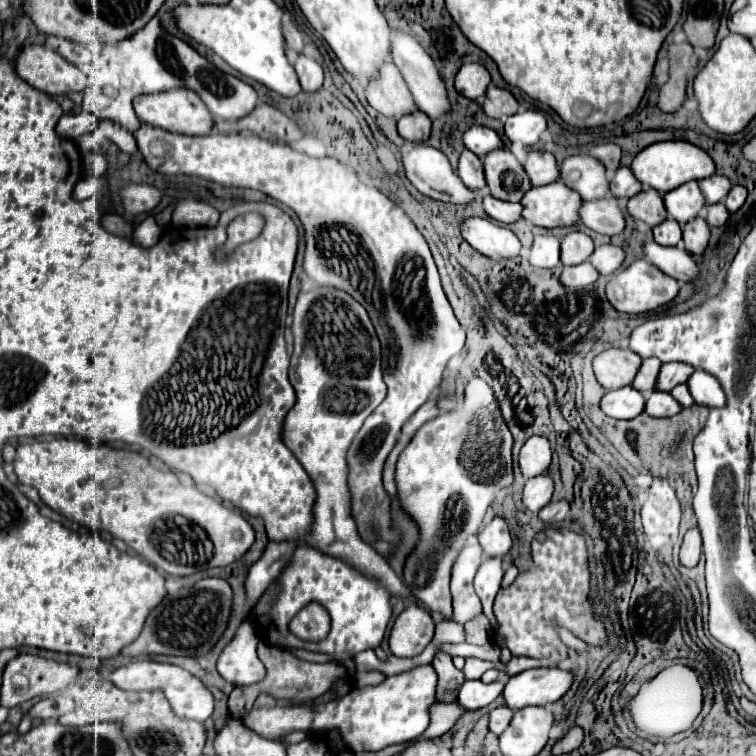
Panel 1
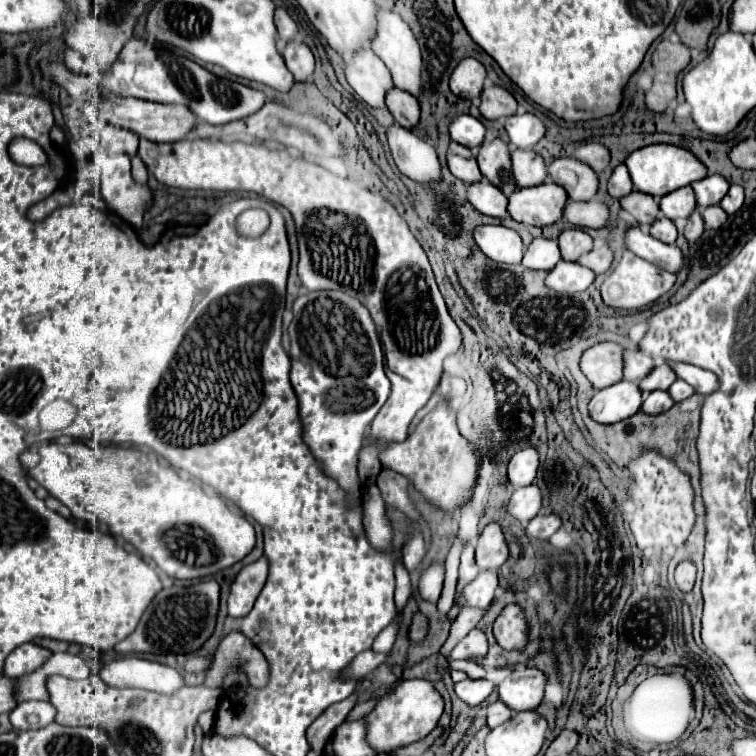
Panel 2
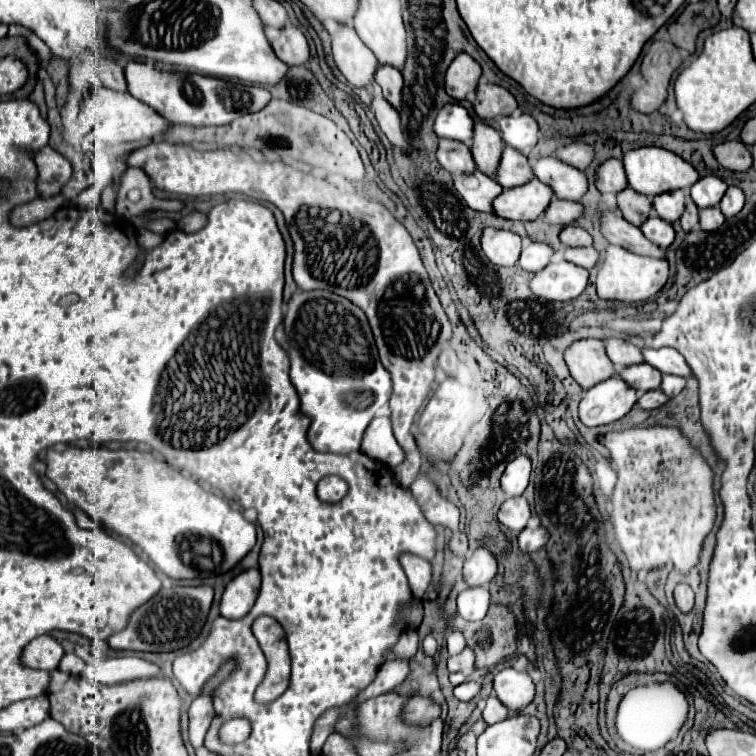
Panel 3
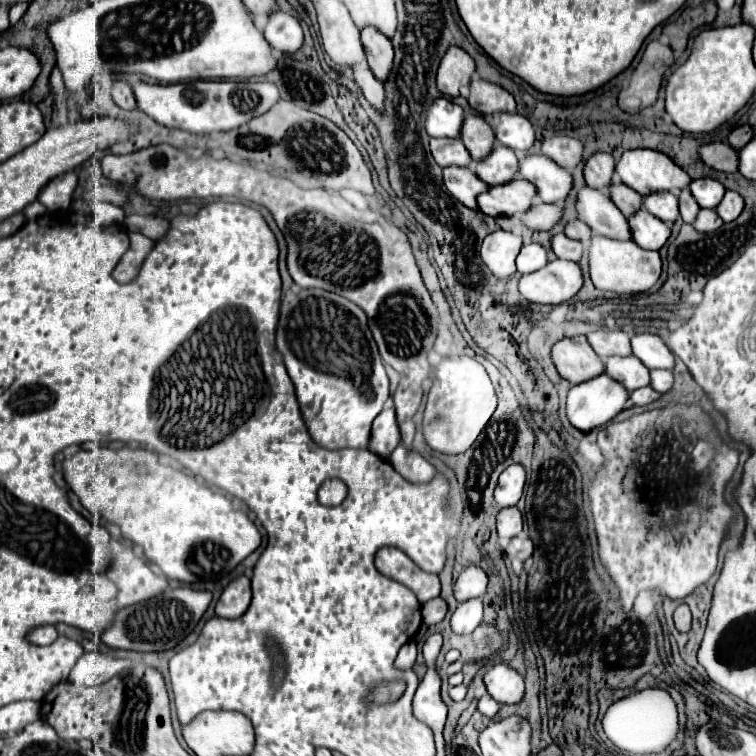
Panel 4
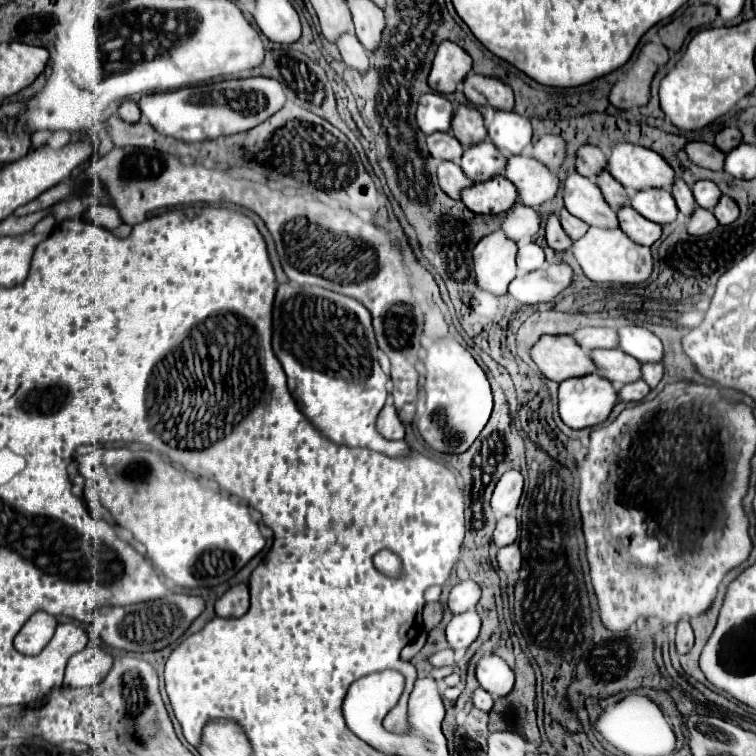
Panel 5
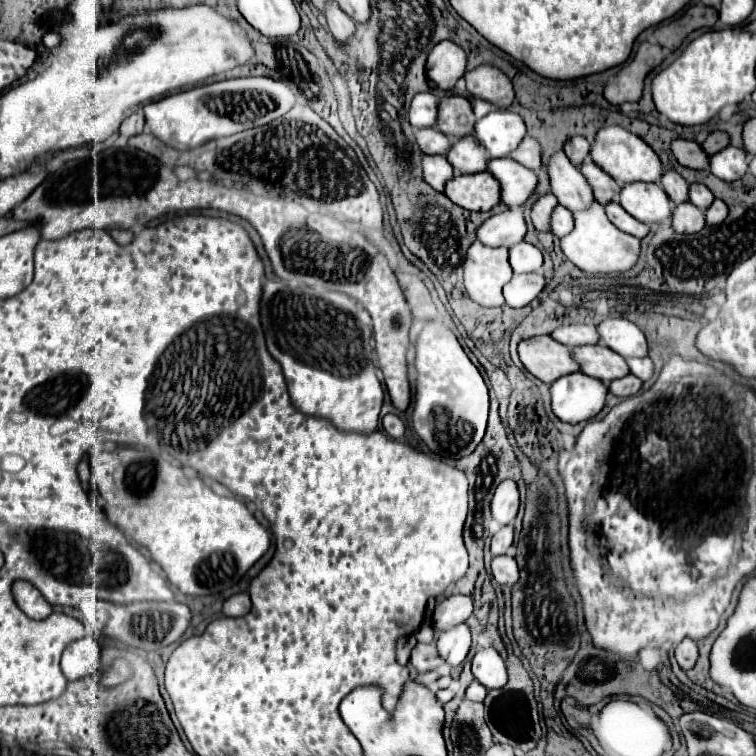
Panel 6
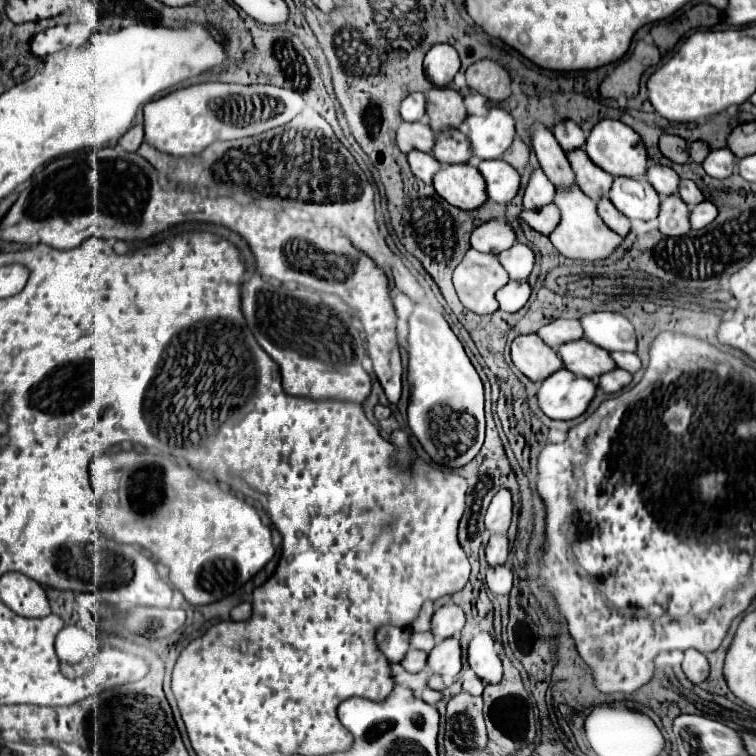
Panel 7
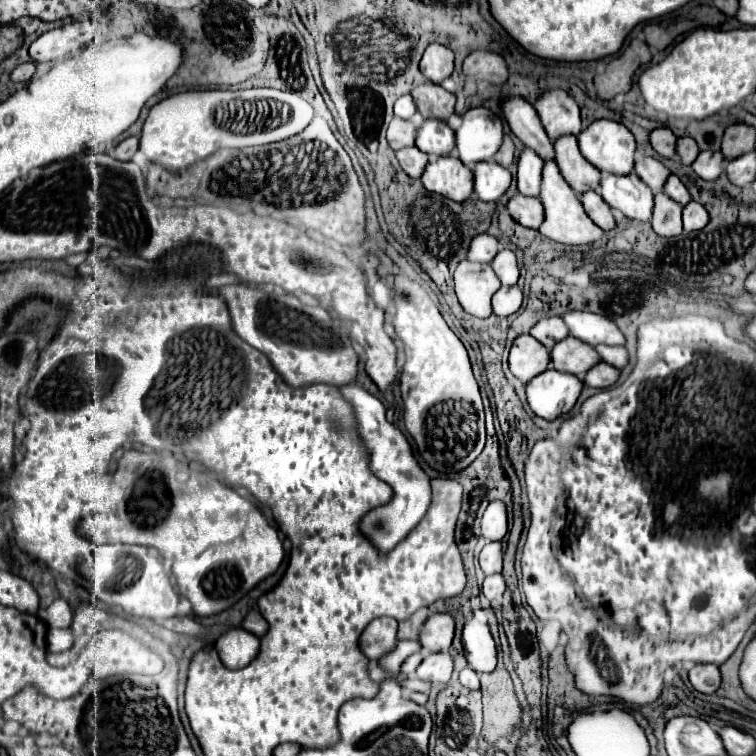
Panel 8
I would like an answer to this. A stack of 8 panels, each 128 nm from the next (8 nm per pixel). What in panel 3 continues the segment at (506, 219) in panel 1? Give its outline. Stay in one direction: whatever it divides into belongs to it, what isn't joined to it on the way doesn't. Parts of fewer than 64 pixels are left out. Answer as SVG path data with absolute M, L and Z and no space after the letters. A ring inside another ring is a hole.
M478 170L470 174L452 174L452 182L466 204L478 212L492 212L492 200L502 192L496 180Z

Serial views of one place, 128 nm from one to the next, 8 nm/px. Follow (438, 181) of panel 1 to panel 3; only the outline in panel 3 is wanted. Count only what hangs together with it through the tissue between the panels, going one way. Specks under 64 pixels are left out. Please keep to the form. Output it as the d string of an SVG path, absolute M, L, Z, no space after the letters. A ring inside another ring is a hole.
M374 92L370 110L374 112L374 116L376 116L382 132L388 136L388 140L392 144L396 144L398 148L404 148L406 152L410 152L412 148L408 146L408 142L400 130L400 116L398 116L396 108L392 108L392 104L388 104L388 100L384 100L384 96L380 92Z

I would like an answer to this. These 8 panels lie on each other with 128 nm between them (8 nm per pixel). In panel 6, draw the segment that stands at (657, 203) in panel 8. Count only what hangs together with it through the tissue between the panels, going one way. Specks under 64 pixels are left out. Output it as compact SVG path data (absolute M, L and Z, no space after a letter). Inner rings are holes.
M690 202L672 206L672 230L678 234L694 234L704 228L704 214Z

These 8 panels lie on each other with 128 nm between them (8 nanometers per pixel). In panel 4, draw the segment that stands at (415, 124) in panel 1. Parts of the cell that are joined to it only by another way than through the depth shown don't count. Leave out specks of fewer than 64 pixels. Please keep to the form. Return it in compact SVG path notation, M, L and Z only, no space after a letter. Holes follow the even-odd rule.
M376 26L360 28L360 40L366 52L370 70L376 74L378 80L384 82L392 68L392 42Z

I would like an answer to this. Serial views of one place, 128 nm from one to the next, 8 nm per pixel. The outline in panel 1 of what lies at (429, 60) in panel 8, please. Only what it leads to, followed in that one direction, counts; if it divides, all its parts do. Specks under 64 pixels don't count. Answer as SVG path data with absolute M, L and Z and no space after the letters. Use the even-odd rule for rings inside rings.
M464 64L456 74L454 86L462 96L476 100L484 96L488 82L490 82L490 74L482 64Z

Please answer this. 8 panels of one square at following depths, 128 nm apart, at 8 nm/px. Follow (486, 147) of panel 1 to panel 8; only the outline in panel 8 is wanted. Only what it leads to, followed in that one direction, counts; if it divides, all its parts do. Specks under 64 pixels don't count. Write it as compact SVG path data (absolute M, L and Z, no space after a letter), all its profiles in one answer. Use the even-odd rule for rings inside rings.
M404 94L404 96L400 96L400 98L396 100L396 104L394 104L394 114L396 114L398 118L404 118L404 120L410 120L410 118L416 114L416 104L414 104L414 100L412 100L410 94Z

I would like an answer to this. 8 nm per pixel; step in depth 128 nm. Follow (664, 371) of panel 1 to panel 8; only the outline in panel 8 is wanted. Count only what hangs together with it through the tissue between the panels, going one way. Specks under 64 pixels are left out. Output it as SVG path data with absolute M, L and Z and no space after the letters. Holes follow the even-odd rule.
M572 336L560 340L554 348L552 348L552 368L560 370L560 372L568 372L574 376L584 376L584 372L588 368L592 368L592 364L600 362L600 356L596 354L596 350L590 344L584 344Z

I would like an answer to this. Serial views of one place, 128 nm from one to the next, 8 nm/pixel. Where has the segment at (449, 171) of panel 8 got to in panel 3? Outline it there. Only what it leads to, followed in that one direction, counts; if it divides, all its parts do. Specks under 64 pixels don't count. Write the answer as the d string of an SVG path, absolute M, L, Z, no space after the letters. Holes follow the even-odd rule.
M530 180L530 182L522 184L522 186L502 190L502 194L494 198L492 208L494 208L494 214L500 216L500 218L508 218L508 220L534 220L534 218L538 218L544 212L544 208L550 202L550 198L552 198L552 190L546 184L542 184L540 180Z

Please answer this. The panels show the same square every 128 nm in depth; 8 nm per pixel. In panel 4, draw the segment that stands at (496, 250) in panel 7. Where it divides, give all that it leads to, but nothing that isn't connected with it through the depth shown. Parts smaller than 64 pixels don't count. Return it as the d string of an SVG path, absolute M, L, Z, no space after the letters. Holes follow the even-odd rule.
M536 202L528 212L522 214L520 222L532 232L538 232L538 230L550 230L560 218L562 218L562 208L558 204Z

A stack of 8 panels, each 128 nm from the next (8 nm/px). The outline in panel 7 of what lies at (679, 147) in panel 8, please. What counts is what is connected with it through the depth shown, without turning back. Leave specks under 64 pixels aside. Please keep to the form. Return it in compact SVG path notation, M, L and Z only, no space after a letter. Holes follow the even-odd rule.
M692 142L688 146L688 154L690 154L690 160L692 162L702 162L706 156L708 156L708 146L704 142Z

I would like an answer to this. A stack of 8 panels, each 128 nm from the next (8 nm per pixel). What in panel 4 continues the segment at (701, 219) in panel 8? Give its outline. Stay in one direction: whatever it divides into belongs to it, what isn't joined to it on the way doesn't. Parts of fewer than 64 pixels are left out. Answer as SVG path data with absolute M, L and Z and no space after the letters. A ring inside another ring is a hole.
M728 190L728 192L724 194L724 198L722 198L722 202L716 206L716 212L718 212L718 216L720 216L724 222L732 222L732 220L736 220L736 218L740 216L742 208L744 208L742 196L740 196L738 192Z

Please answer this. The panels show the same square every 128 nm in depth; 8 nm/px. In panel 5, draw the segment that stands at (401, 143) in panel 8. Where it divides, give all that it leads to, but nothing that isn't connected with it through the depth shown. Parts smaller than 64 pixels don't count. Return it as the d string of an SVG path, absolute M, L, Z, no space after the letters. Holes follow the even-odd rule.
M434 132L426 136L426 144L430 154L436 160L450 160L450 162L460 162L460 156L464 148L458 144L458 140L450 132Z

